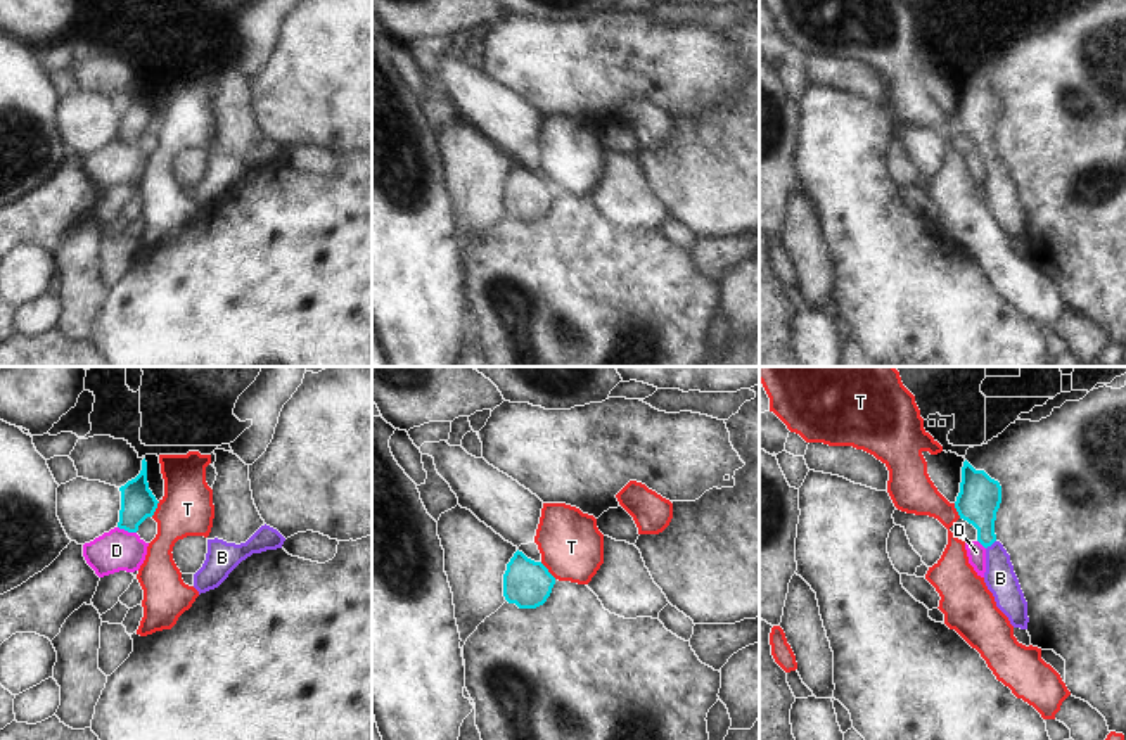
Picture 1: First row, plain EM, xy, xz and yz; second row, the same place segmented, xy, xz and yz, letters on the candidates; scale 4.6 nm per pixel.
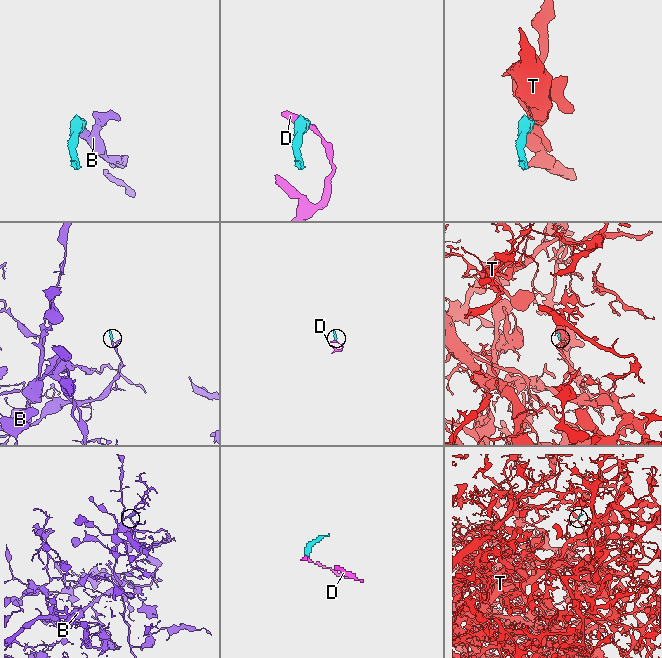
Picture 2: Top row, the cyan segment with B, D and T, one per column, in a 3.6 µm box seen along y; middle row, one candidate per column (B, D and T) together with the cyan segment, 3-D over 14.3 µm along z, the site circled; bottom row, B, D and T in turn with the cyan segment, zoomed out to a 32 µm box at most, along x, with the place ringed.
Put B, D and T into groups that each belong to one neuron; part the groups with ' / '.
B / D / T

